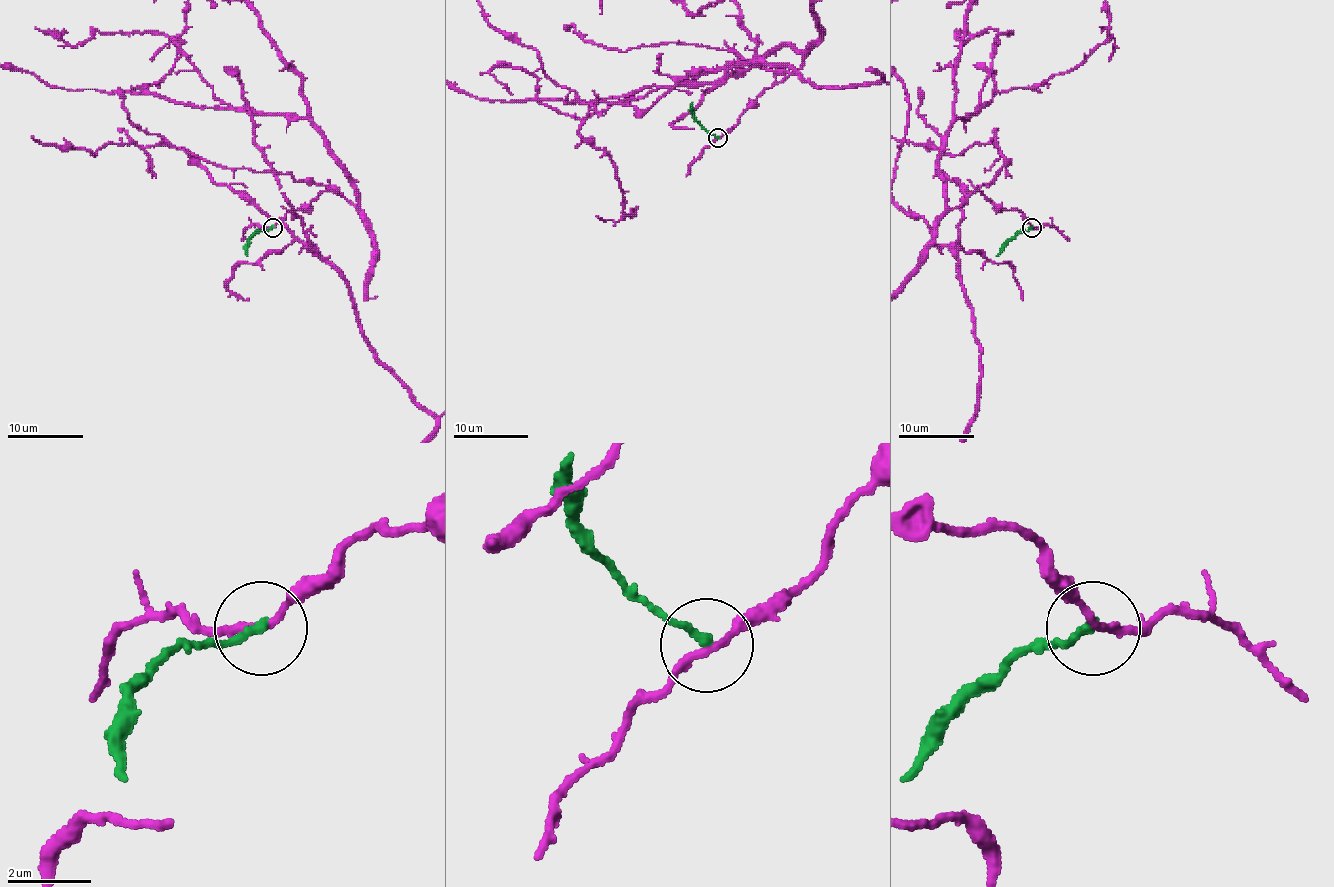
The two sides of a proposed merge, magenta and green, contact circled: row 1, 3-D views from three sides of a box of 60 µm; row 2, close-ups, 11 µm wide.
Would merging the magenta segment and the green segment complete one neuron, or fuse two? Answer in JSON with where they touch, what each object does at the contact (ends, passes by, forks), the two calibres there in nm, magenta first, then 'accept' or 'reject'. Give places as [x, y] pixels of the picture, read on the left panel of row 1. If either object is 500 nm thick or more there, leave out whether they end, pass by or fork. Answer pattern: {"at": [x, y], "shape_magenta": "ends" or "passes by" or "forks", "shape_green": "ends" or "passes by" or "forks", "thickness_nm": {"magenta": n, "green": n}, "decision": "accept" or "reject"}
{"at": [272, 228], "shape_magenta": "passes by", "shape_green": "ends", "thickness_nm": {"magenta": 170, "green": 240}, "decision": "reject"}

